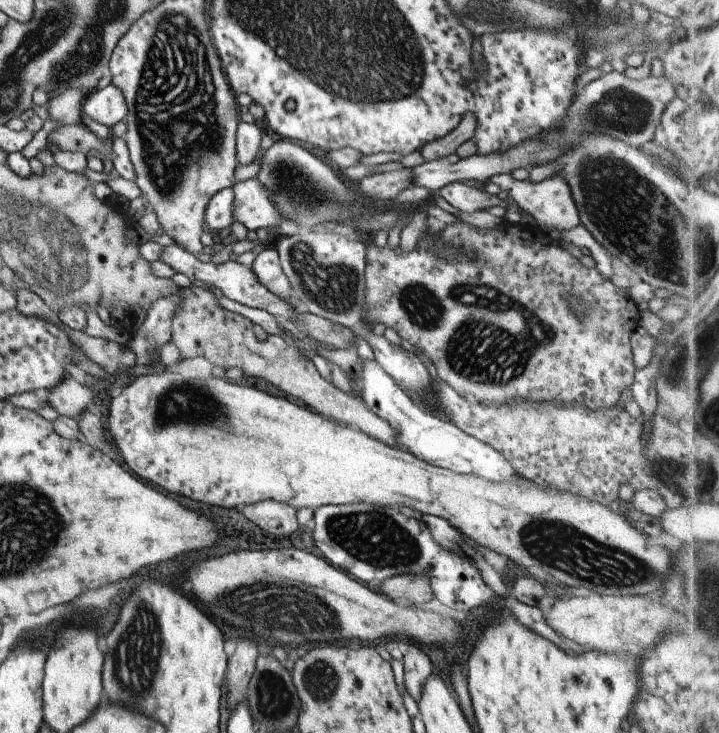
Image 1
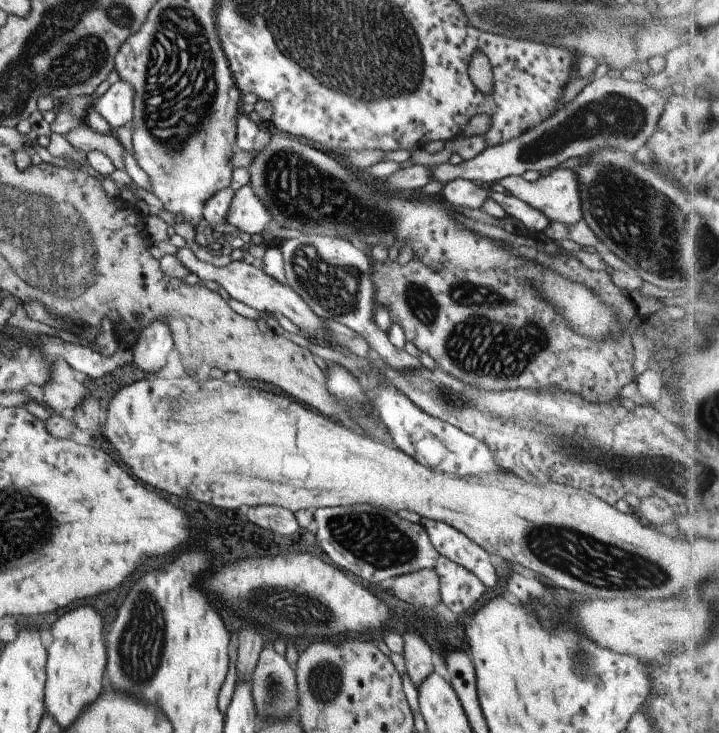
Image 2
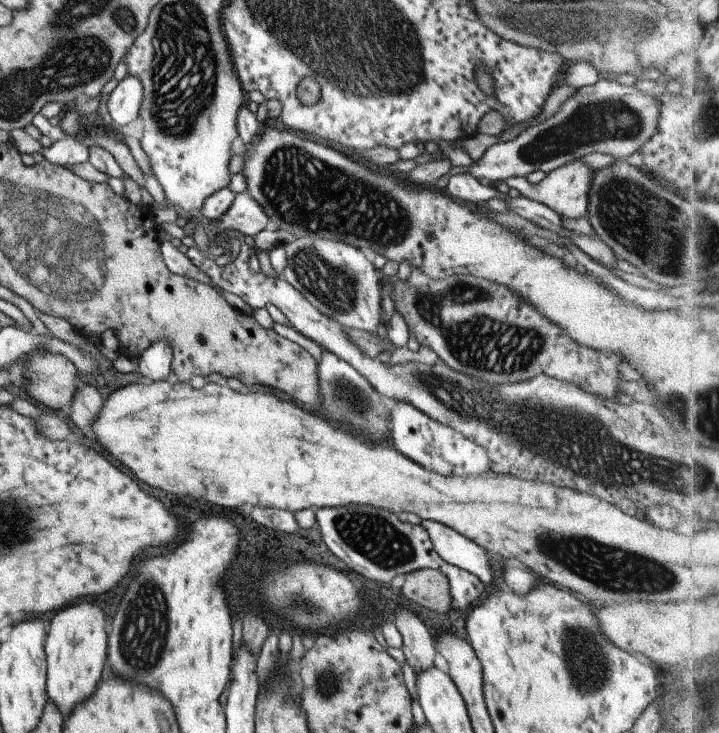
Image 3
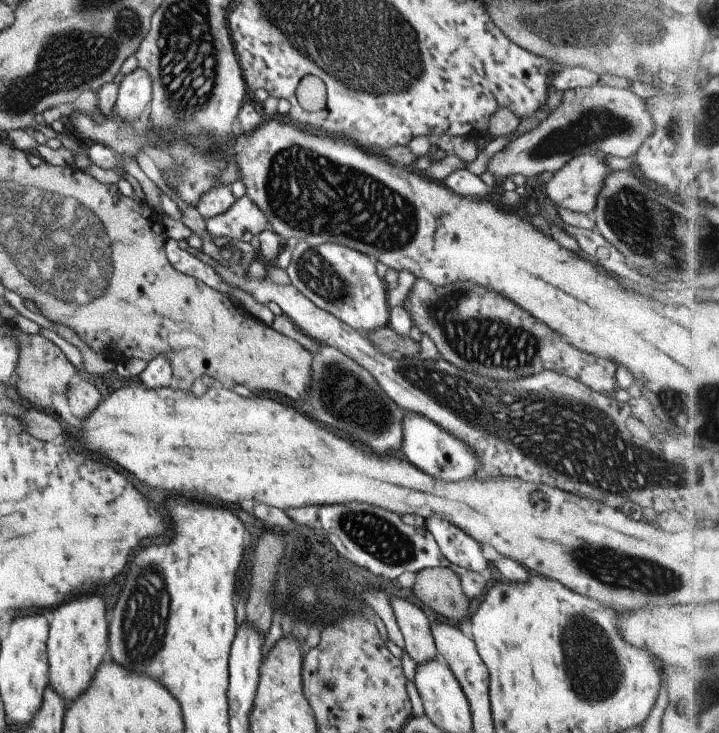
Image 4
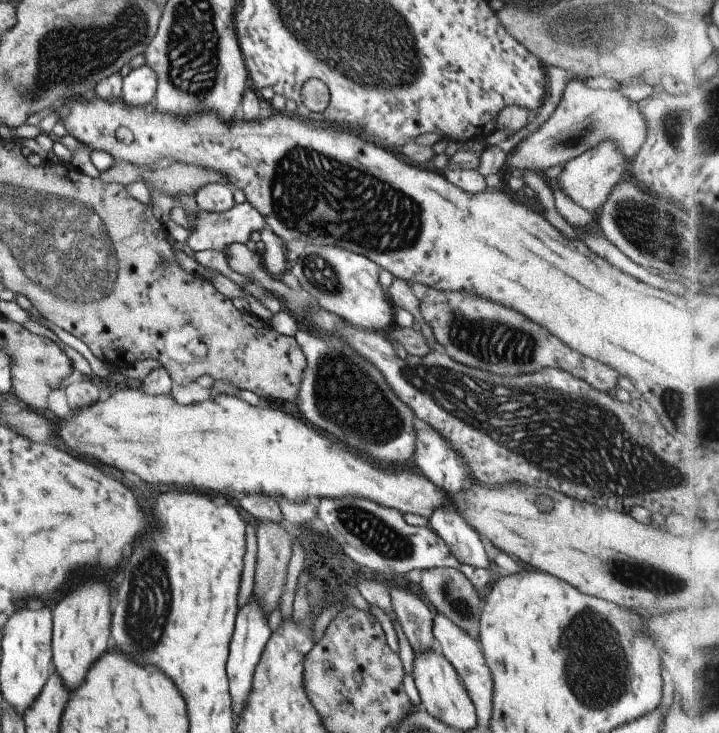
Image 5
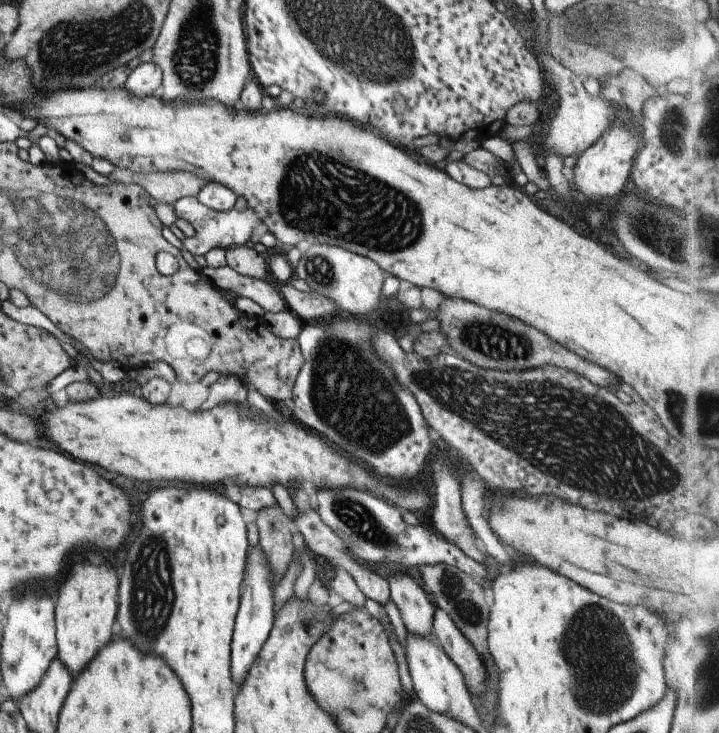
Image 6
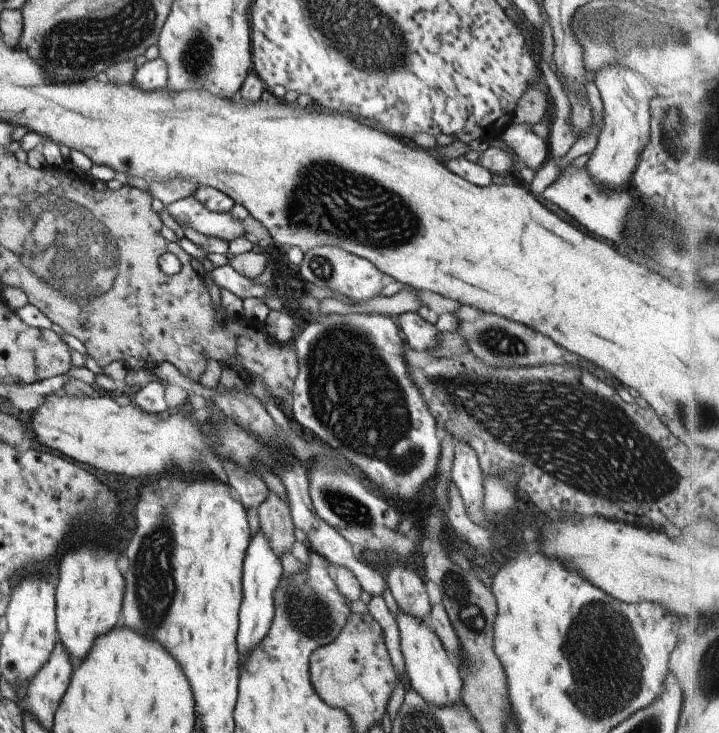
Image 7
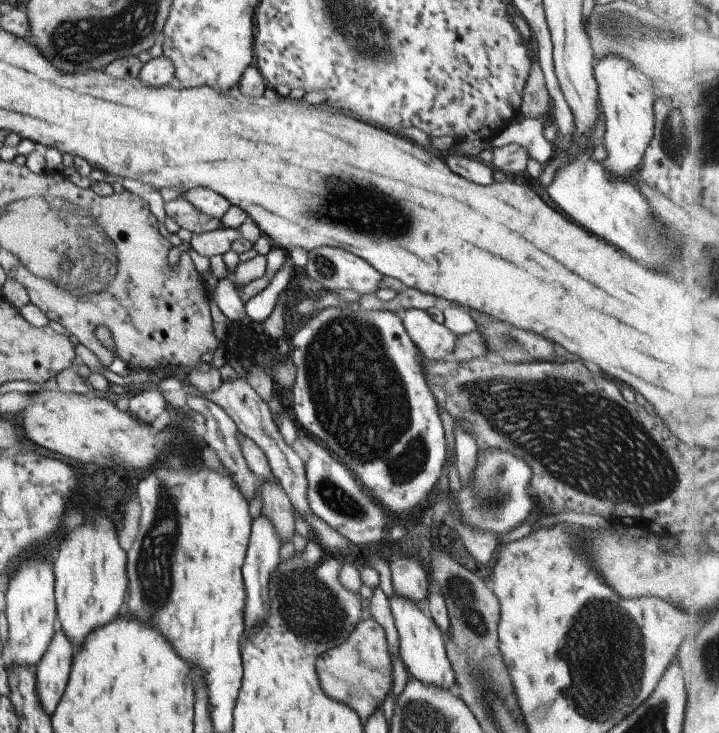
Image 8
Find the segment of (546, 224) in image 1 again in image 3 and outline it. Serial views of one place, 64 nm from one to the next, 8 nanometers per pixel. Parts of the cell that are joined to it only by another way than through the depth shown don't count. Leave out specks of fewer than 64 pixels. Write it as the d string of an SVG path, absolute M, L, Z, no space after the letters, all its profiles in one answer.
M577 159L549 172L540 184L530 183L524 177L510 177L505 182L513 194L540 202L554 210L561 218L588 218L588 192L594 172L596 169Z

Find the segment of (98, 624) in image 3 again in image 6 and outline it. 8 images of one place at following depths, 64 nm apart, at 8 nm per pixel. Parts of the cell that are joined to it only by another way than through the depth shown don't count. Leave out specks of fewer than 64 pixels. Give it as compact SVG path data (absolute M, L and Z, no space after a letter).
M76 564L70 572L70 578L66 578L66 582L58 587L58 603L55 606L55 658L76 676L88 666L96 652L112 639L118 608L118 576L108 564Z

